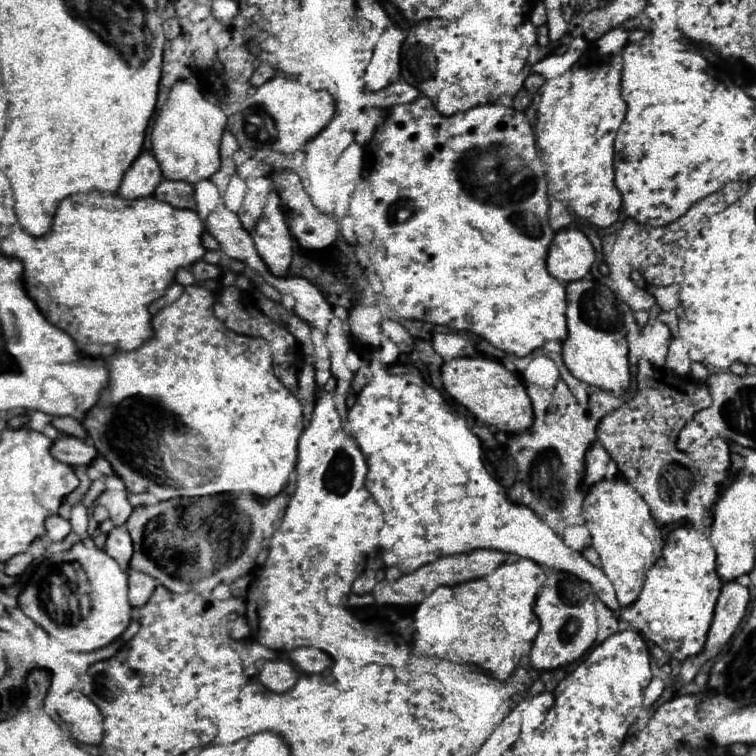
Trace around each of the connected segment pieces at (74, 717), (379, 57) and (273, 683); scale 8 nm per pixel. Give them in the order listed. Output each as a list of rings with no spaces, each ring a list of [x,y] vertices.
[[[70,691],[60,697],[56,709],[76,741],[86,745],[102,745],[106,735],[104,715],[90,699],[86,699],[82,691]]]
[[[388,25],[372,49],[372,57],[364,69],[364,79],[370,89],[388,85],[398,75],[400,45],[404,43],[404,31],[396,25]]]
[[[268,659],[260,667],[260,681],[272,691],[286,691],[298,679],[298,669],[290,661],[282,659]]]

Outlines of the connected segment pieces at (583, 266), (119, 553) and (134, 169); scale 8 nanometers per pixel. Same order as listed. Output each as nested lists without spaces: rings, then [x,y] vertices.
[[[562,227],[556,231],[548,255],[546,255],[546,271],[568,283],[574,279],[582,279],[594,261],[594,247],[588,237],[576,227]]]
[[[112,527],[112,531],[106,535],[104,551],[106,551],[112,559],[116,559],[120,565],[126,565],[130,553],[132,553],[128,533],[126,533],[122,527]]]
[[[144,149],[138,153],[138,157],[126,169],[116,193],[126,199],[150,195],[160,179],[162,179],[162,173],[160,173],[158,161],[154,159],[154,153]]]

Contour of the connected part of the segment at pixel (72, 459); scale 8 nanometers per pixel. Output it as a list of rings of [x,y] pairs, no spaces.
[[[58,435],[56,439],[52,439],[52,445],[48,451],[56,461],[66,463],[70,467],[86,465],[94,455],[92,445],[88,445],[76,437],[70,437],[70,435]]]

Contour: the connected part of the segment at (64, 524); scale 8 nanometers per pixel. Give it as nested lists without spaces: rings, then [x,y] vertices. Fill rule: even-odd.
[[[48,515],[44,519],[44,529],[46,529],[46,537],[50,541],[60,541],[70,531],[70,523],[58,515]]]

